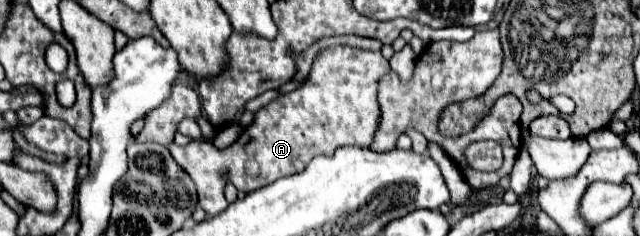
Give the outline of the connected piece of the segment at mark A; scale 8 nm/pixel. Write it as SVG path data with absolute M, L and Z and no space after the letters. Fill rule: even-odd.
M354 47L326 49L314 61L312 71L310 71L310 79L300 89L296 89L292 93L286 93L280 99L262 107L256 113L254 123L250 127L246 127L240 133L238 141L234 145L230 145L228 149L220 151L212 142L201 140L193 140L186 147L180 147L180 145L172 143L168 149L170 149L172 157L176 159L176 163L180 163L182 169L186 169L186 173L192 177L198 194L198 205L208 215L218 215L228 207L226 199L221 196L219 179L222 183L230 181L239 191L247 194L274 183L280 177L300 173L302 169L306 169L310 159L314 159L316 155L332 155L342 145L370 147L370 143L374 141L374 133L378 129L378 123L380 123L378 79L386 71L390 71L390 65L382 57L382 53L372 53L372 51L354 49Z

